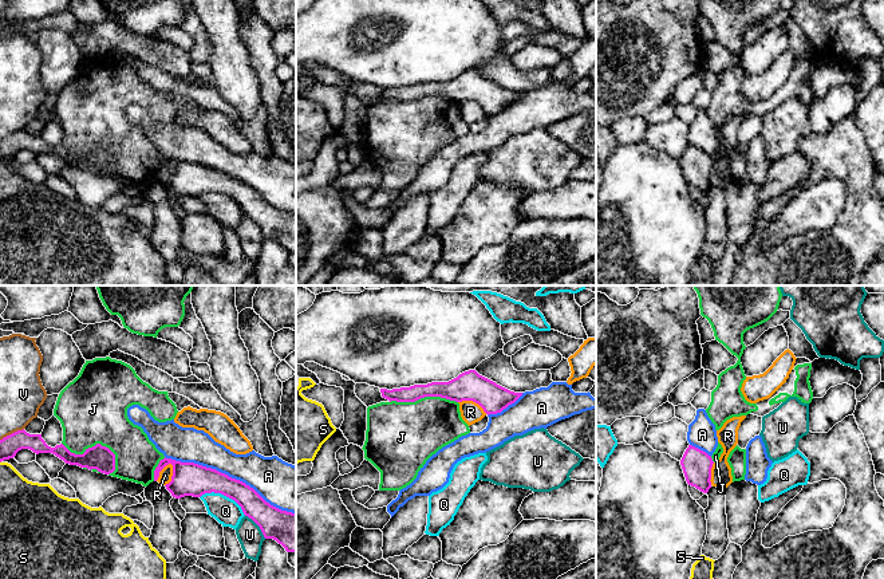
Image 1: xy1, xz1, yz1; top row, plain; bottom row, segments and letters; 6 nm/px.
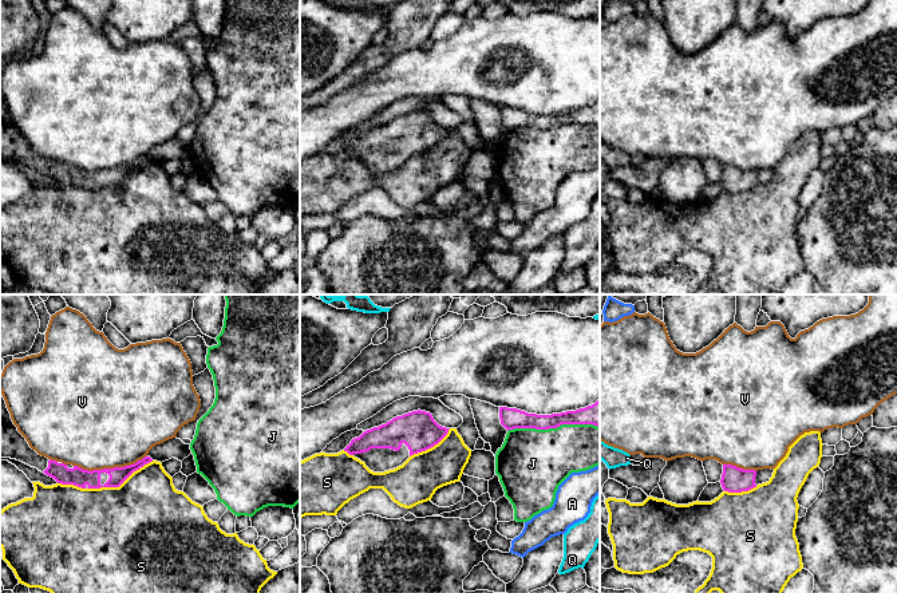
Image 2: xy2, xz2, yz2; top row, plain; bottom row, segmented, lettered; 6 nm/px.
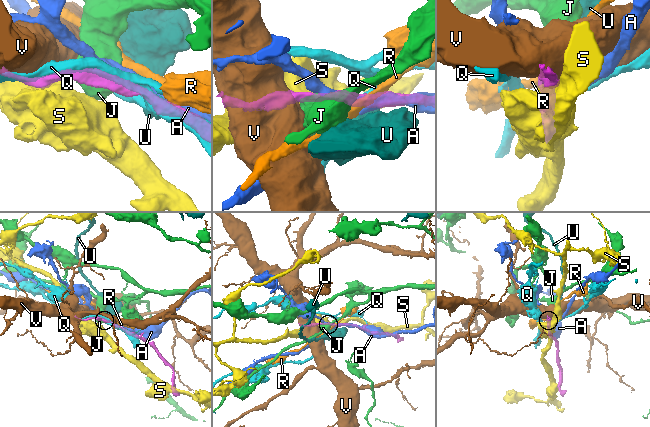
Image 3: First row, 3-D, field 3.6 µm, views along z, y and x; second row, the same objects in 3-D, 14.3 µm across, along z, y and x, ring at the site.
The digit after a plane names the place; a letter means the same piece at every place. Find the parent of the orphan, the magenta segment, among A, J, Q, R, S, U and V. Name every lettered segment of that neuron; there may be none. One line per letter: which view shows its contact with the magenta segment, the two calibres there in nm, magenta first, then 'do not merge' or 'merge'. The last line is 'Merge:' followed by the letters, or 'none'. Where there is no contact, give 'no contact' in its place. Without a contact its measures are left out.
A: meets magenta in xy1; 200 nm thick on the magenta side, 240 nm on the other; do not merge
J: meets magenta in xz2; 120 nm thick on the magenta side, 400 nm on the other; do not merge
Q: meets magenta in xy1; 200 nm thick on the magenta side, 160 nm on the other; do not merge
R: meets magenta in xy1; 200 nm thick on the magenta side, 80 nm on the other; do not merge
S: meets magenta in xy2; 110 nm thick on the magenta side, 500 nm on the other; do not merge
U: meets magenta in xy1; 220 nm thick on the magenta side, 150 nm on the other; do not merge
V: meets magenta in xy2; 110 nm thick on the magenta side, 480 nm on the other; do not merge
Merge: none

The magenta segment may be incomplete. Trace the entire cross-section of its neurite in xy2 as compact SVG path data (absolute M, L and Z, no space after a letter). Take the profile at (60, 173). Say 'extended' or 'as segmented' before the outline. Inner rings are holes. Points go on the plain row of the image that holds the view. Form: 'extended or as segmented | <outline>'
extended | M0 91L0 158L20 161L37 169L62 185L74 185L82 189L119 187L134 171L153 162L145 157L134 165L125 167L83 170L78 166L64 165L39 155L25 138L17 131L11 119L5 100Z

